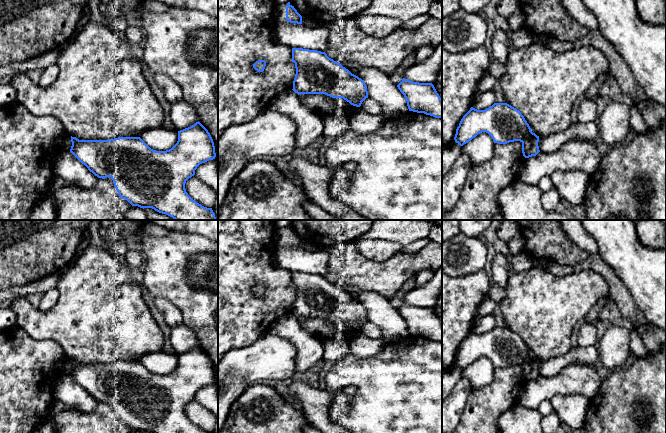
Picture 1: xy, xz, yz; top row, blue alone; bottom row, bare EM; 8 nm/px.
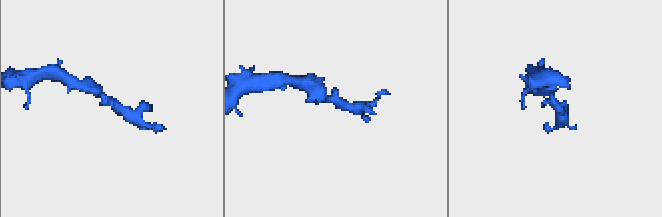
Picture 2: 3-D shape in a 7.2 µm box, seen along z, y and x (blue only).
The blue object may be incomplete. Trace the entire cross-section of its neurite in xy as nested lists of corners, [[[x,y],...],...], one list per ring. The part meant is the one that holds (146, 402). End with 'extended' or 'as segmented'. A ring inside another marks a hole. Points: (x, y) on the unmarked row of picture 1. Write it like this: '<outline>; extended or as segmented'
[[[198,345],[194,349],[178,355],[178,365],[169,374],[151,373],[140,361],[118,361],[108,364],[79,364],[71,360],[70,376],[98,402],[110,401],[120,422],[132,430],[152,433],[212,433],[193,424],[185,413],[186,405],[195,399],[197,391],[216,381],[213,363],[208,354]]]; as segmented

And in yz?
[[[494,327],[485,334],[477,334],[471,331],[461,343],[454,364],[460,370],[463,370],[482,356],[488,357],[493,365],[498,368],[520,365],[525,382],[536,380],[540,376],[538,370],[539,360],[531,355],[521,336],[507,327]]]; as segmented

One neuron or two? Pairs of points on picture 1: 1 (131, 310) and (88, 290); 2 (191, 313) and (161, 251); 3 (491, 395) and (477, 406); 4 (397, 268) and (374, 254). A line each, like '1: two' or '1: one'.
1: one
2: one
3: one
4: two

